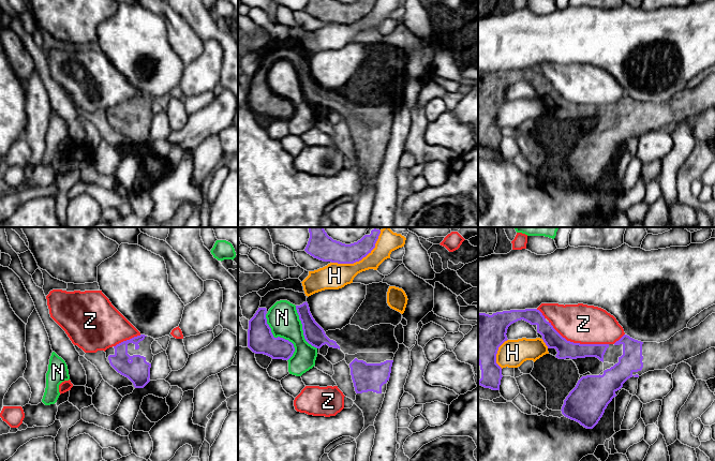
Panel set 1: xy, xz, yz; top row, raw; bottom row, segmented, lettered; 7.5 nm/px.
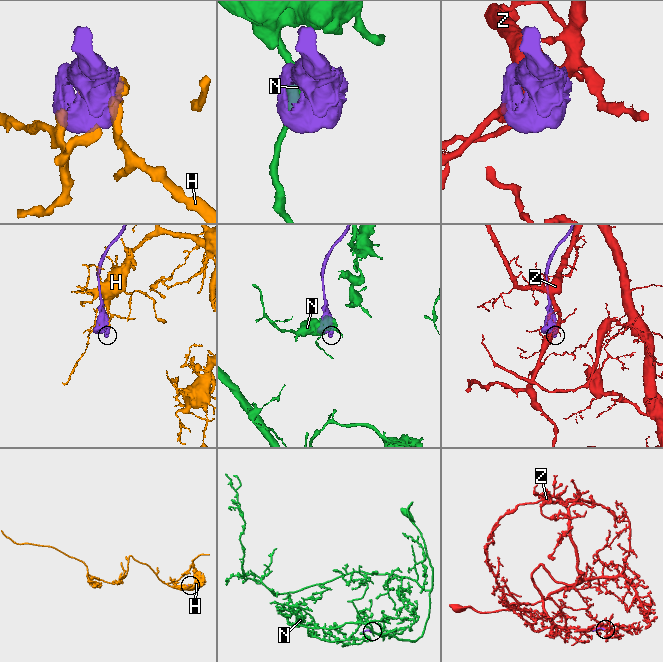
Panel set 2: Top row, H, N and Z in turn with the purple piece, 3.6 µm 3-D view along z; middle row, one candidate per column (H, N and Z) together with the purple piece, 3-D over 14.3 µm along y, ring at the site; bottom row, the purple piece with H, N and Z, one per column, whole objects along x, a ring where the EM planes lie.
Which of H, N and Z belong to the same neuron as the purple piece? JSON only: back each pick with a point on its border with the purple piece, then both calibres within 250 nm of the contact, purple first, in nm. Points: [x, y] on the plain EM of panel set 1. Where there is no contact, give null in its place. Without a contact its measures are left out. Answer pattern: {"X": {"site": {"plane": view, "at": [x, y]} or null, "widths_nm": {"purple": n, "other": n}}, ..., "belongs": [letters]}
{"belongs": []}

